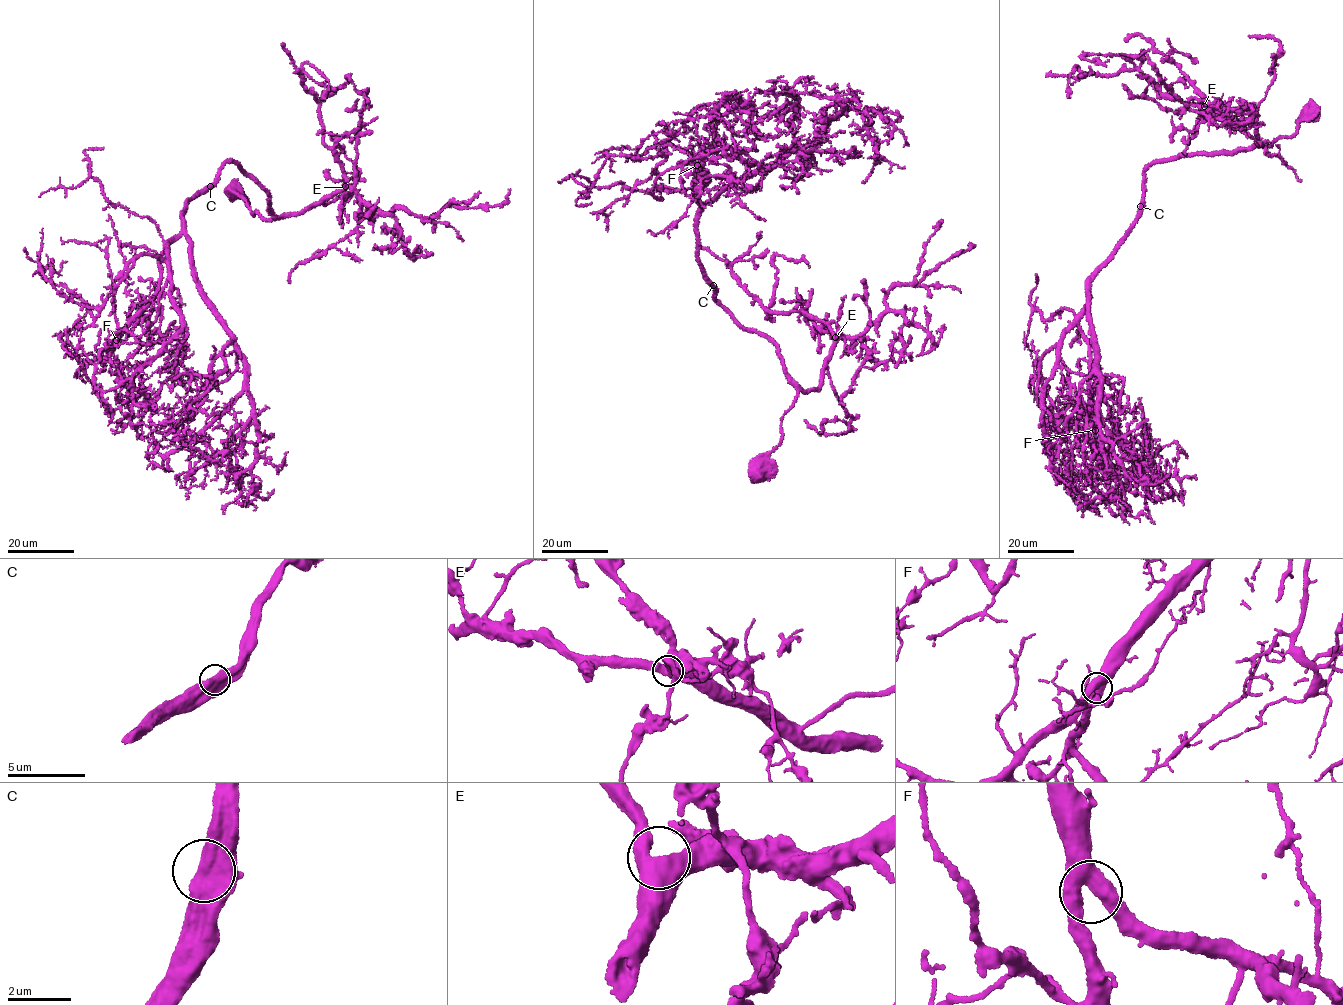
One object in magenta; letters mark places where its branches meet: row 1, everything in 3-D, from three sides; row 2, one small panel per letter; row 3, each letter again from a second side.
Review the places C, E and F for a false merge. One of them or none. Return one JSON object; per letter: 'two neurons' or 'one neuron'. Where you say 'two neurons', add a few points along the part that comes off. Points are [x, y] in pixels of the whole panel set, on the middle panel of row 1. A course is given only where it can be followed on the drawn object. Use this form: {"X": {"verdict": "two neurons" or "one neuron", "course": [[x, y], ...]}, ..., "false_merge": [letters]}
{"C": {"verdict": "one neuron"}, "E": {"verdict": "one neuron"}, "F": {"verdict": "one neuron"}, "false_merge": []}

